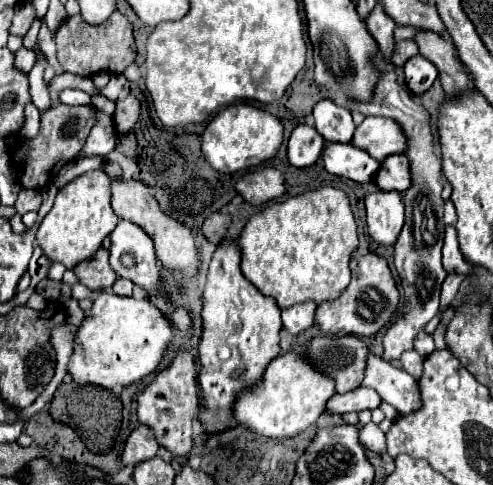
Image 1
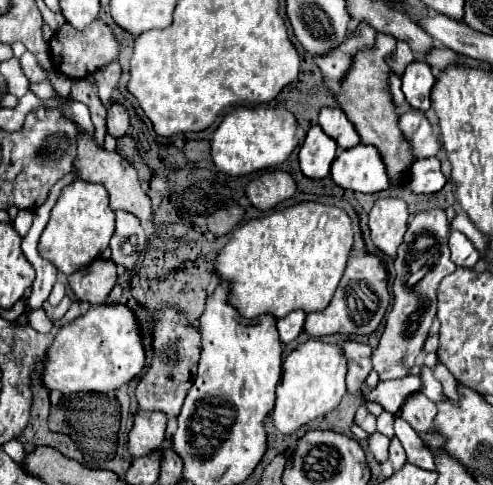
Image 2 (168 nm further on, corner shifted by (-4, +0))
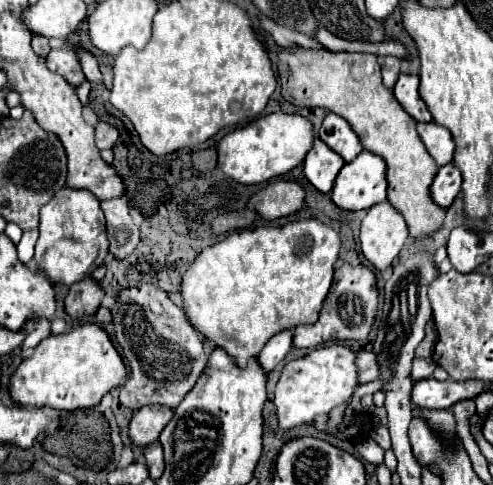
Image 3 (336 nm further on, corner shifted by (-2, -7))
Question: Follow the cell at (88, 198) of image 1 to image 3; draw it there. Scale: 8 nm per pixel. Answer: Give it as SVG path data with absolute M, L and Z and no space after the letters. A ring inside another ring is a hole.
M64 186L62 192L52 196L52 200L40 212L40 236L34 254L38 268L44 270L44 274L52 282L62 282L70 286L90 276L98 266L104 264L106 256L108 238L100 200L92 192Z

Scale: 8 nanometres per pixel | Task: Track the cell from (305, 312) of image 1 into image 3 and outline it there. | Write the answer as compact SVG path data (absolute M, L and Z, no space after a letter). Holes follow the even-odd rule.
M282 330L276 336L272 336L272 340L262 348L262 352L258 354L258 364L262 364L262 372L272 372L288 354L292 346L292 332L290 330Z

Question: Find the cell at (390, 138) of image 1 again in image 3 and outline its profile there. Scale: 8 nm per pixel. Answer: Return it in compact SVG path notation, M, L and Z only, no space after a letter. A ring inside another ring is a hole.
M428 122L428 124L418 124L418 134L428 150L428 154L434 158L434 162L438 166L446 166L452 162L452 156L454 156L454 140L452 140L452 134L434 124L434 122Z

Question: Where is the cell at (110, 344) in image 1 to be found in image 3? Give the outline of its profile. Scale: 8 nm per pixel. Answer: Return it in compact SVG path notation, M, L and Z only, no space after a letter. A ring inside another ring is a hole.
M82 324L60 336L44 338L34 354L14 370L8 382L10 398L26 408L50 406L56 410L80 410L96 406L106 392L126 380L126 366L98 324Z

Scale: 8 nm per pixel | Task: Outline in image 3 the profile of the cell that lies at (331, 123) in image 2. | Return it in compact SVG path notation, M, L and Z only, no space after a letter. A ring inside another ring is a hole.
M326 114L320 128L320 140L326 142L334 152L338 152L344 162L352 162L362 152L362 142L358 134L352 132L352 126L338 114Z

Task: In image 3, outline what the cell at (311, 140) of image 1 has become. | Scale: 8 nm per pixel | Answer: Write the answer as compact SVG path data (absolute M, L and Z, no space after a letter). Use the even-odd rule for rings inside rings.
M316 138L314 148L304 160L304 174L316 190L330 192L342 166L344 160L334 150L330 150L320 138Z

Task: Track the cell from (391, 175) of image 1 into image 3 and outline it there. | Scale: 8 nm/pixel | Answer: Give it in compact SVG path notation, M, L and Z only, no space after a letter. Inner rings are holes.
M454 164L440 168L440 172L436 174L432 188L430 188L434 202L440 204L442 208L452 206L452 202L456 200L460 190L462 190L462 174L458 172L458 168Z

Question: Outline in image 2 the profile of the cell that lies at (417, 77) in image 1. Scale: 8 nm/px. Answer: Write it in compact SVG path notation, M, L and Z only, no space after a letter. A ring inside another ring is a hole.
M412 61L402 75L402 91L406 101L420 111L430 109L430 93L436 79L426 61Z

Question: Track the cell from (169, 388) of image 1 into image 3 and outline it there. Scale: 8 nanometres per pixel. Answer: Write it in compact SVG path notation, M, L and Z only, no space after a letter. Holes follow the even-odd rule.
M136 284L120 288L116 304L110 308L110 312L116 342L122 346L124 360L130 368L128 378L120 388L120 402L130 410L138 410L146 404L176 408L180 400L194 388L208 362L202 340L198 332L186 322L182 308L178 308L168 298L168 294L154 284Z

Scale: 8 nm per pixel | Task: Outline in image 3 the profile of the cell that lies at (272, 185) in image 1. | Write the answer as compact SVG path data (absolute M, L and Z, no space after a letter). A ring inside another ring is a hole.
M276 180L256 192L252 196L252 204L264 220L278 220L282 216L290 216L302 210L304 190L296 182Z

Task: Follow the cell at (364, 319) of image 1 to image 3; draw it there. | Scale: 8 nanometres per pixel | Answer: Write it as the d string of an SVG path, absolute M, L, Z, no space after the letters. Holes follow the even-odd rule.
M338 264L334 270L334 280L330 286L330 292L324 300L324 306L320 310L318 322L310 326L298 326L294 328L292 344L294 348L316 348L330 340L366 340L378 306L378 288L376 288L376 276L366 266L350 266L350 264Z

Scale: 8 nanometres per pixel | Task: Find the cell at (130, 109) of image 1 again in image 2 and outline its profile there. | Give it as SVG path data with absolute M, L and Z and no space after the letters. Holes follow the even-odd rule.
M112 103L108 107L108 117L106 117L106 127L108 127L108 133L112 137L124 137L128 127L130 127L130 115L126 111L124 105L120 103Z

